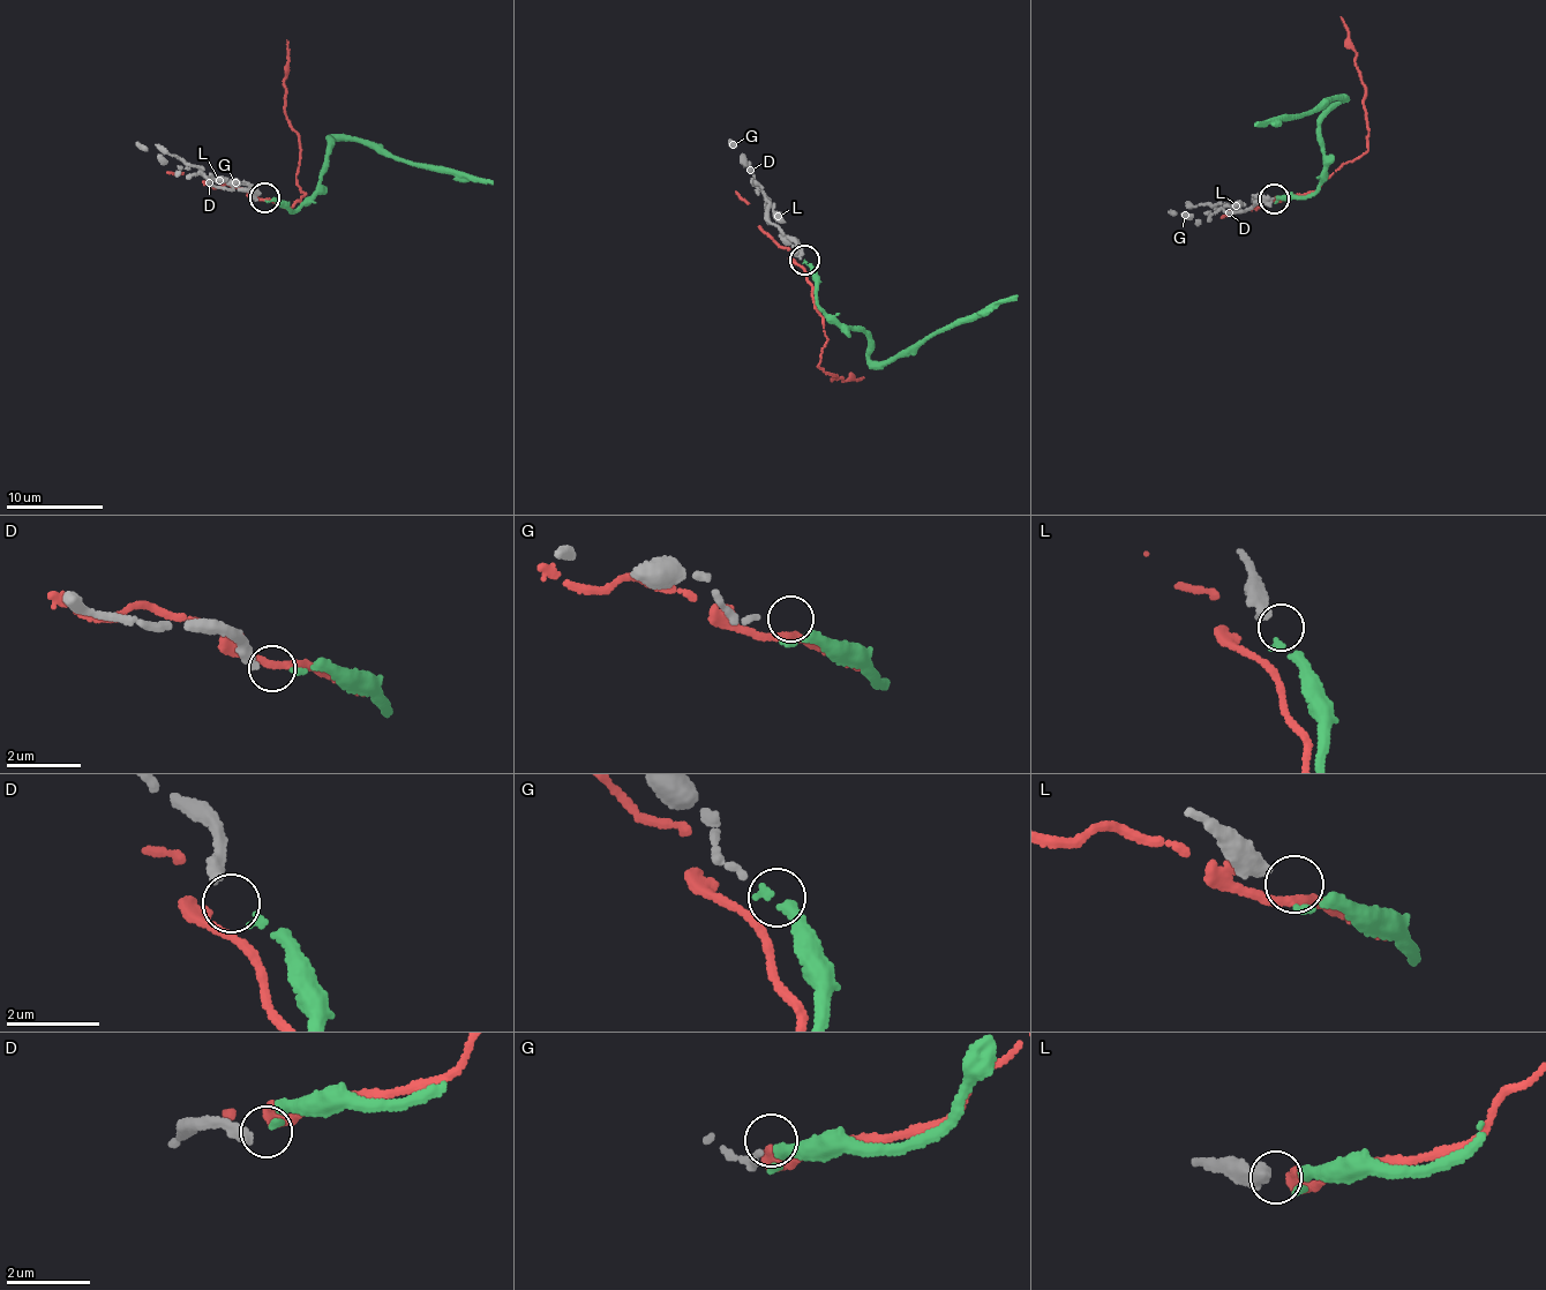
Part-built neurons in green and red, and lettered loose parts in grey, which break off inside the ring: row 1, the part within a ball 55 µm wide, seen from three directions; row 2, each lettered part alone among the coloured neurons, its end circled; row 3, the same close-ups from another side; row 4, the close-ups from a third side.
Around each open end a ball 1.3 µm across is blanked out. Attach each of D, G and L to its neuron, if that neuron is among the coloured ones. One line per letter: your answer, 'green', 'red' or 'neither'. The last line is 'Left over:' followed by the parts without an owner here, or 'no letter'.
D: green
G: neither
L: neither
Left over: G, L

